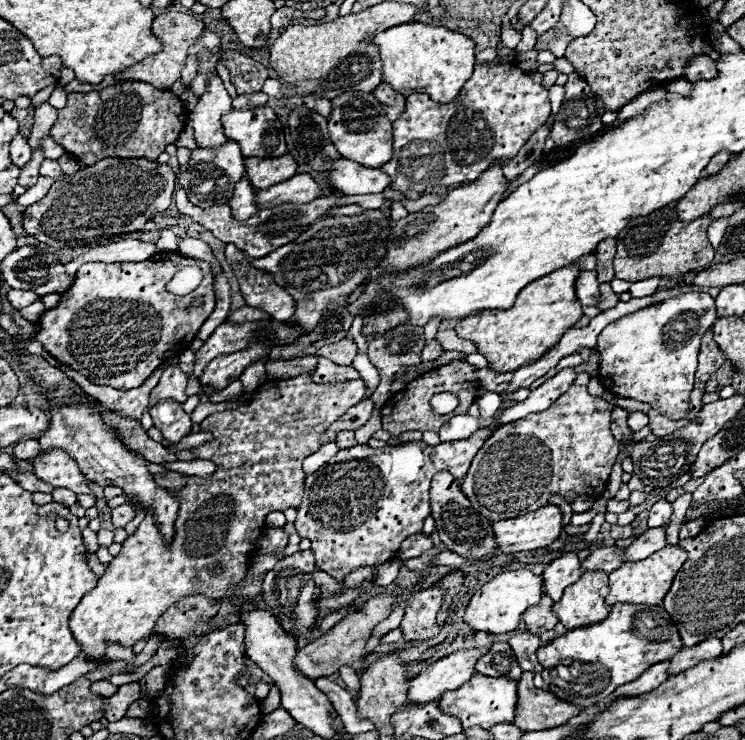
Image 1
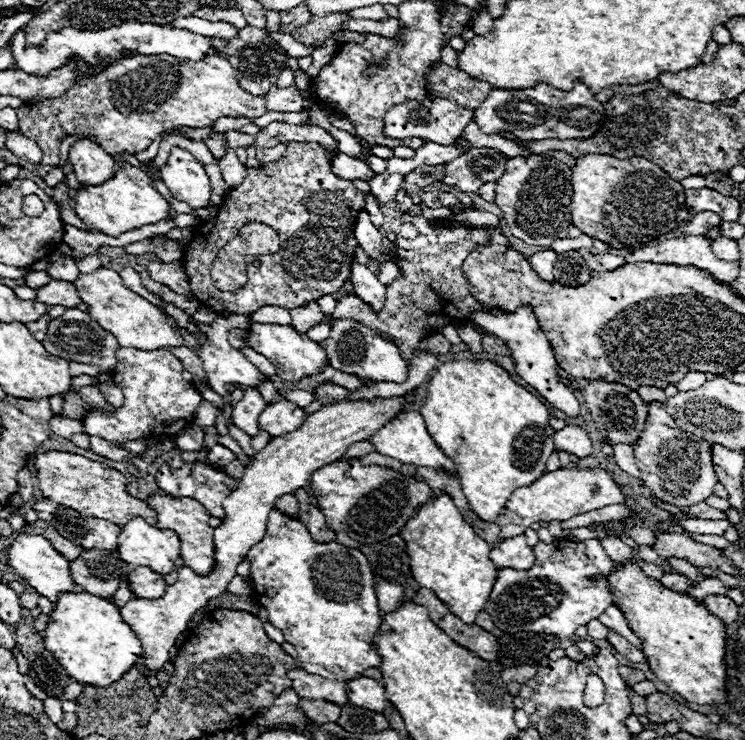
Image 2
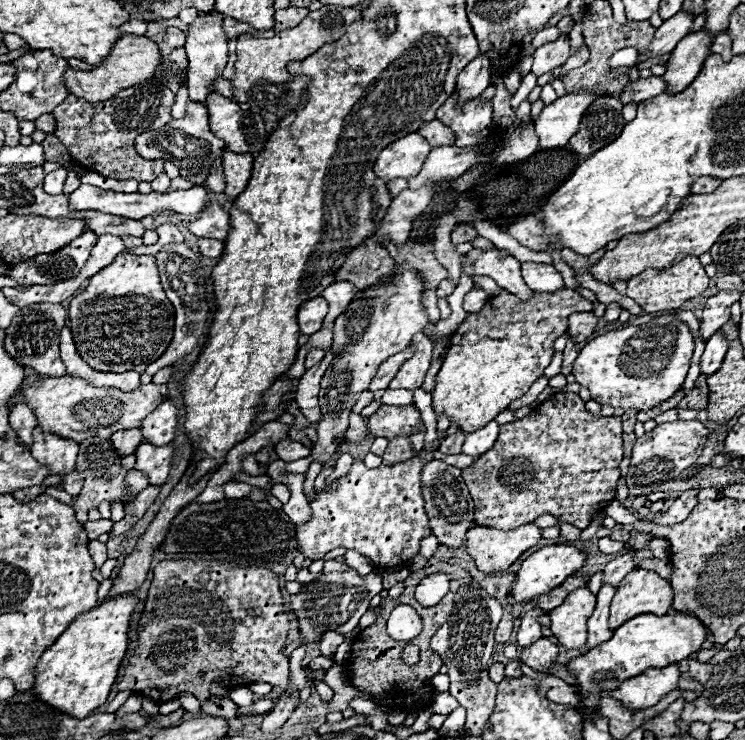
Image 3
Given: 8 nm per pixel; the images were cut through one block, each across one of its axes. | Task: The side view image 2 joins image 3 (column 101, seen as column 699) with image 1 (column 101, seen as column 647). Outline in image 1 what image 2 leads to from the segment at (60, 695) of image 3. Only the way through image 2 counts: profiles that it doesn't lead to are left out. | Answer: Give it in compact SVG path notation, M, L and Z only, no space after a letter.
M300 374L296 378L290 378L290 380L272 380L272 382L266 382L262 386L256 388L252 400L244 406L238 406L238 408L232 408L232 410L224 410L224 412L216 412L212 416L208 416L206 420L202 420L200 428L202 430L208 430L214 438L198 448L192 448L190 452L198 458L198 460L210 460L210 462L216 462L216 472L210 476L210 478L200 478L200 476L186 476L186 486L176 494L178 502L180 502L180 508L178 508L178 518L174 522L174 540L172 542L166 542L164 536L160 534L160 528L156 524L156 518L152 514L152 510L148 510L146 518L142 520L142 524L136 528L134 534L130 534L124 542L122 542L122 550L118 556L114 556L114 560L106 566L106 572L98 578L98 584L94 590L90 590L82 600L80 604L76 606L76 610L72 612L72 634L78 638L80 646L82 646L82 652L84 656L88 658L100 658L104 660L106 654L104 654L104 648L106 644L110 642L118 642L122 646L134 646L138 640L144 640L148 636L154 634L154 624L156 620L160 618L160 614L166 610L166 606L178 602L180 598L184 596L194 596L194 594L204 594L208 598L216 598L216 600L224 600L224 598L232 598L236 596L238 588L240 588L240 582L244 580L246 572L248 572L248 562L250 562L250 554L256 550L256 538L260 536L262 532L262 526L264 526L264 520L270 512L274 510L286 510L286 508L298 508L300 500L302 500L302 492L304 492L304 474L302 474L302 460L310 454L314 454L320 446L322 446L322 434L328 430L330 424L334 424L342 414L346 414L348 408L356 406L358 402L364 400L364 394L366 394L366 384L364 380L352 380L352 382L326 382L326 384L316 384L312 382L310 374Z

